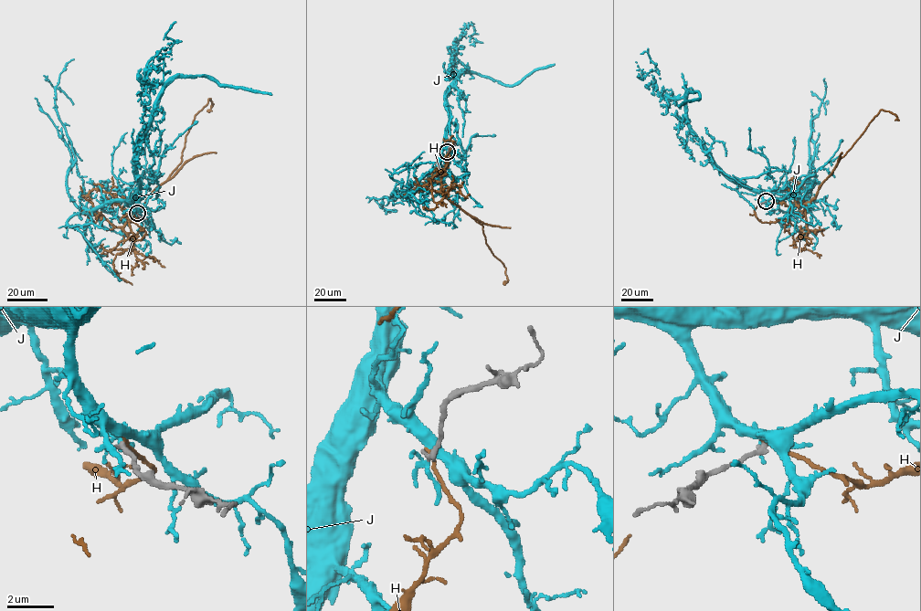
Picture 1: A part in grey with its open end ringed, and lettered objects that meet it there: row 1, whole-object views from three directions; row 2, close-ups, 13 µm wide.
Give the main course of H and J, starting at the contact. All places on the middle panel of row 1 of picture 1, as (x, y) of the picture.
H: (448, 152), (442, 194), (482, 225), (486, 243), (505, 268), (508, 280), (503, 284)
J: (448, 152), (446, 95), (468, 70), (453, 43), (463, 33), (474, 42), (470, 36), (474, 26)

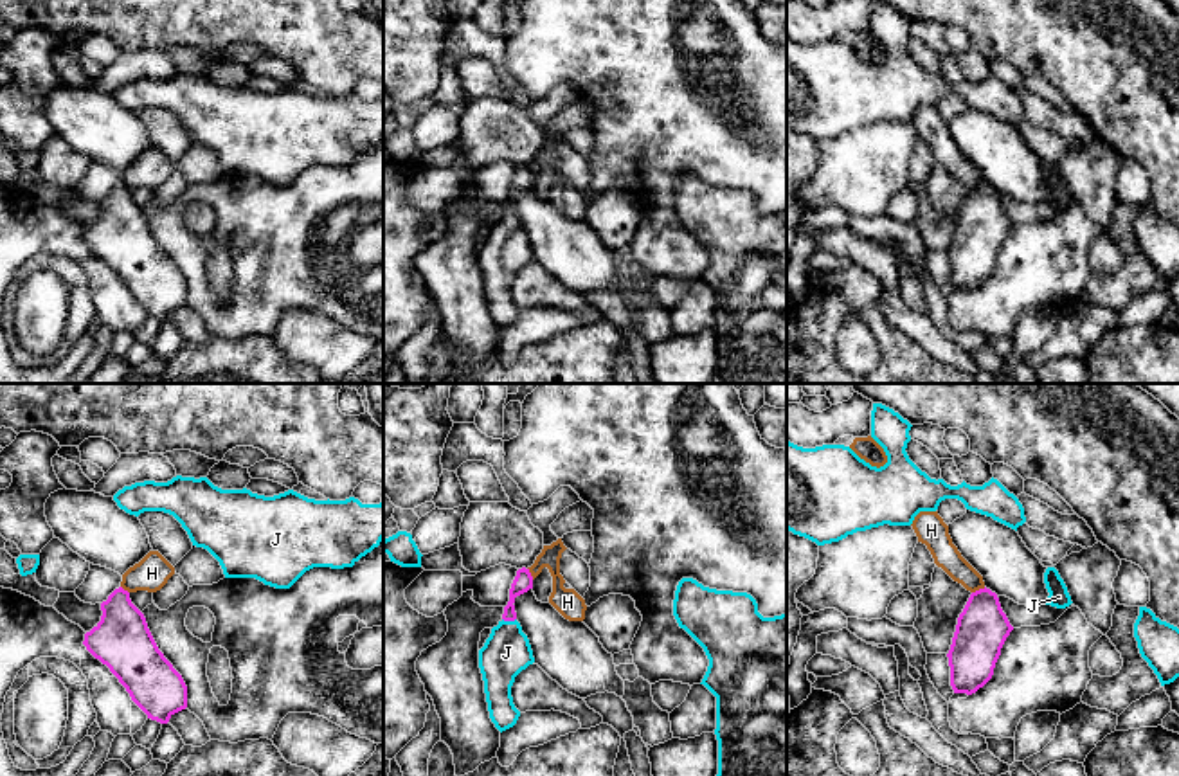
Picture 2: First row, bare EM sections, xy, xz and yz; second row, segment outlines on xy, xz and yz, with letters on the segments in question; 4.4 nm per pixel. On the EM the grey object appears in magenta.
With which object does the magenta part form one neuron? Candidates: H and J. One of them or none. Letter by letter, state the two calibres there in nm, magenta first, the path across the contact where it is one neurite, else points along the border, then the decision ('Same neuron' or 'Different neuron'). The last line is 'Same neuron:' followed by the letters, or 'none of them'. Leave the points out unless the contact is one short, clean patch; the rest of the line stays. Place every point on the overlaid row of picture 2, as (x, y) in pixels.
H: Thickness 220 nm (magenta) against 120 nm. Boundary: yz (985, 587), (972, 593). Different neuron
J: Thickness 90 nm (magenta) against 220 nm. Path across: xz (522, 582), (512, 596), (510, 620), (506, 652). Same neuron
Same neuron: J

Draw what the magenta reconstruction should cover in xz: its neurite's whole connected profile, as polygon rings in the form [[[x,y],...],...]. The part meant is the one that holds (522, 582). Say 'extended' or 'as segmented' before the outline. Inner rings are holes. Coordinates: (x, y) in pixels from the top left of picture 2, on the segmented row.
extended; [[[522,567],[511,583],[502,619],[491,628],[490,637],[479,650],[490,718],[500,733],[513,727],[520,717],[511,697],[515,677],[535,663],[529,639],[517,621],[513,605],[515,598],[529,589],[533,589],[533,576],[529,569]]]

